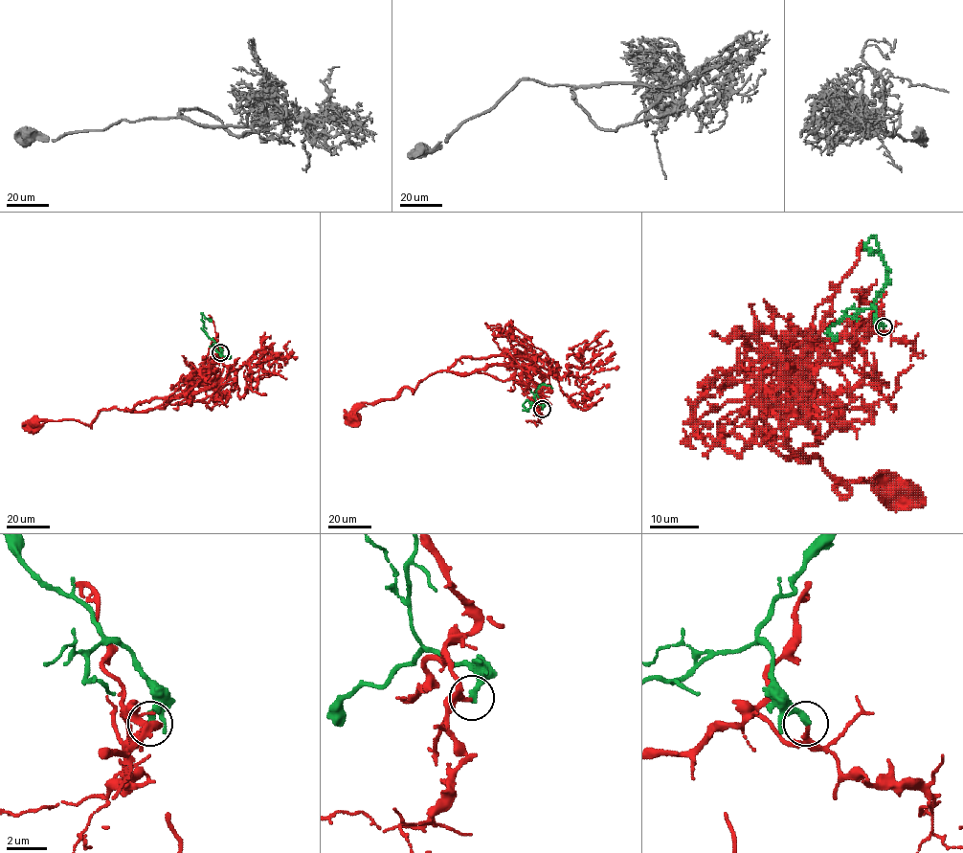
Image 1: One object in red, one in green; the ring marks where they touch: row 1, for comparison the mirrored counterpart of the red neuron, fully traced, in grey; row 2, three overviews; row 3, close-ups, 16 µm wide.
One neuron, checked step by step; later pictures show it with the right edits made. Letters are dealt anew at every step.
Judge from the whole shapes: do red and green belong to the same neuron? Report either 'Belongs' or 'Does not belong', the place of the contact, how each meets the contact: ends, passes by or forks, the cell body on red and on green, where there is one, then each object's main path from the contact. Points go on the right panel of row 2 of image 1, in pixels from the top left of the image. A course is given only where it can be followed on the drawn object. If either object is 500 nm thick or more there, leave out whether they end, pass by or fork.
Does not belong. Place: (884, 326). At the ring red ends. At the ring green ends. Soma of red: (905, 491). Soma of green: none. Course of red: (884, 326), (845, 335), (789, 387), (785, 442), (817, 455), (842, 495), (861, 478), (907, 493). Course of green: (884, 326), (872, 303), (887, 279), (883, 256), (873, 235), (865, 247), (869, 252), (872, 248)

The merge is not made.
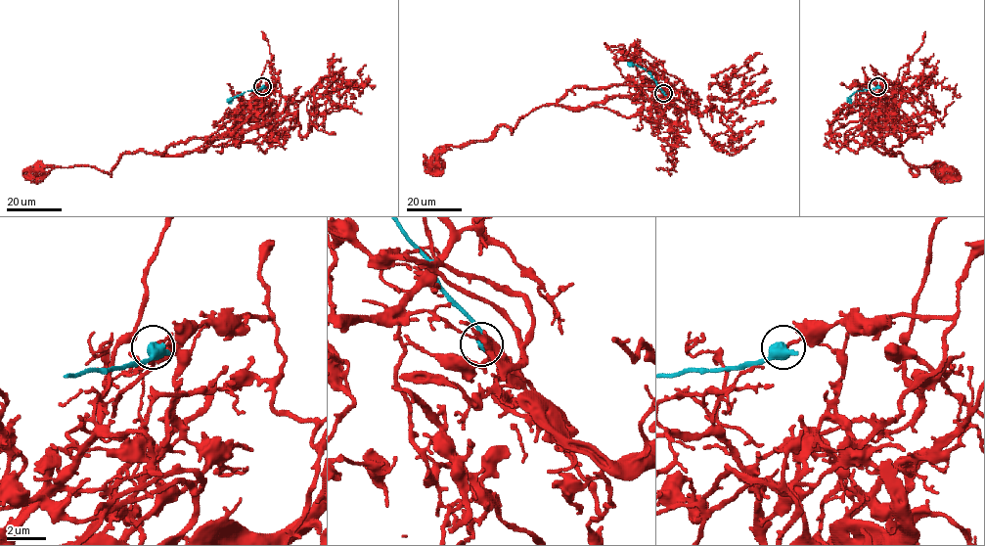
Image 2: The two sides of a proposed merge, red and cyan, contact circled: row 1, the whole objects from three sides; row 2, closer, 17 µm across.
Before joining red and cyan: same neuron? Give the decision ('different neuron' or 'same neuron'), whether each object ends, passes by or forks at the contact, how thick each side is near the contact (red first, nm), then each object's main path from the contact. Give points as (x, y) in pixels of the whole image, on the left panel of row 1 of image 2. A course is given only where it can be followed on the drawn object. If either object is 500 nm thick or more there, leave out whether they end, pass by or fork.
same neuron; 130 nm thick on the red side, 650 nm on the other; red runs (262, 86), (261, 106), (203, 149), (164, 156), (125, 152), (111, 174), (87, 165), (44, 167), (31, 173); cyan runs (262, 86), (227, 101)

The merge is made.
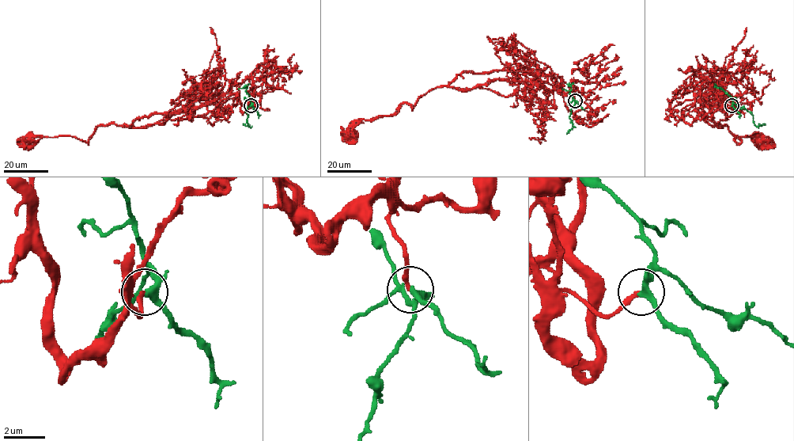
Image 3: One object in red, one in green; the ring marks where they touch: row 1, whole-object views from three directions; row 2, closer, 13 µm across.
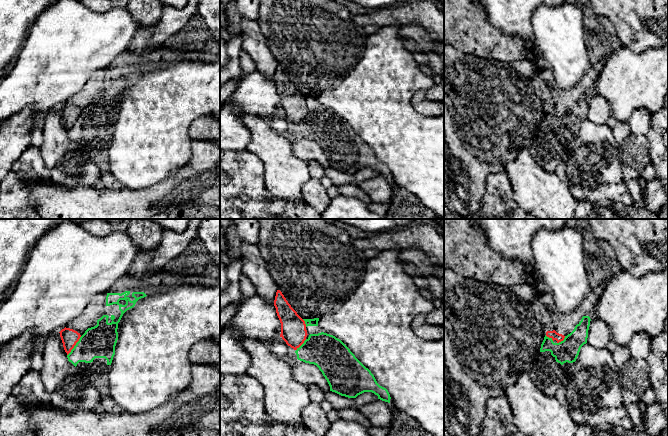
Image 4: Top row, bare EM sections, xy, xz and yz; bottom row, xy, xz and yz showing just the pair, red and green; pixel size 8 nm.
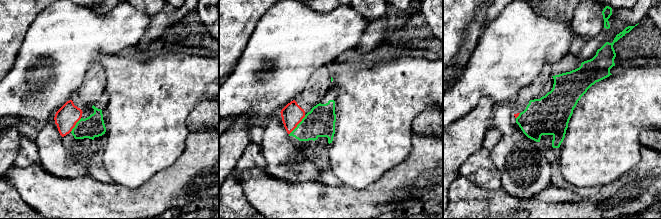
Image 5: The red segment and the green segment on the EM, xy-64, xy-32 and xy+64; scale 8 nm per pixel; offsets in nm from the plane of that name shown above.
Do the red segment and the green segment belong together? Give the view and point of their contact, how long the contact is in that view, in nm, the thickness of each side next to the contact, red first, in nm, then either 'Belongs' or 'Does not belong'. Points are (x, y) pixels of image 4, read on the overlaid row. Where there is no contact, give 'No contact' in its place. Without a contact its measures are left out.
Touches red at xy (74, 345). Shared border 200 nm. Thickness 140 nm (red) against 260 nm. Does not belong

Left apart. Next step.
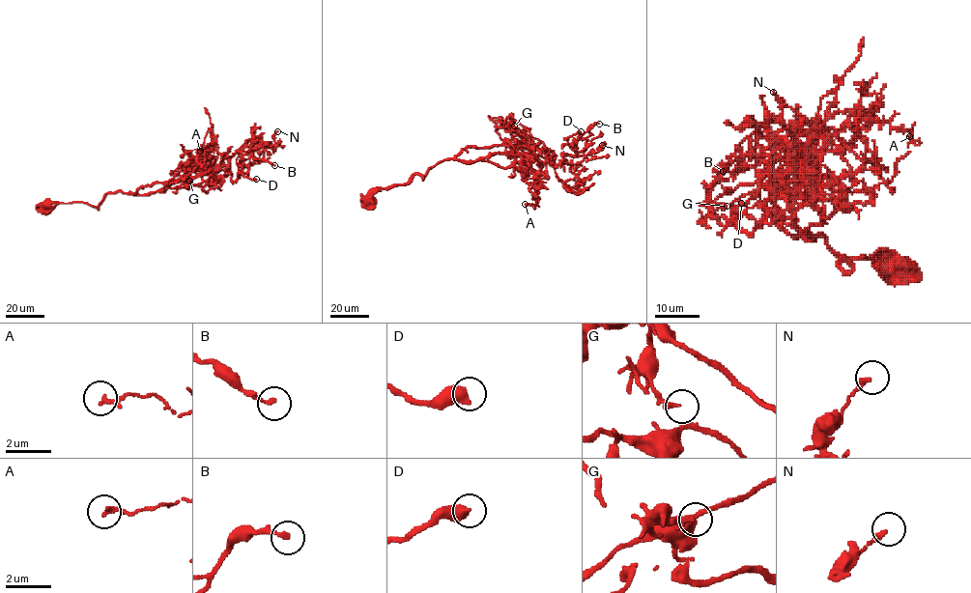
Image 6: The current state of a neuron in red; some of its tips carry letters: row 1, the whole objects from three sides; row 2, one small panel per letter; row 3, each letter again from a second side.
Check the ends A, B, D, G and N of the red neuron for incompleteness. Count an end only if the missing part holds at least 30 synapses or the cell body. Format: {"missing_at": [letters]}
{"missing_at": []}

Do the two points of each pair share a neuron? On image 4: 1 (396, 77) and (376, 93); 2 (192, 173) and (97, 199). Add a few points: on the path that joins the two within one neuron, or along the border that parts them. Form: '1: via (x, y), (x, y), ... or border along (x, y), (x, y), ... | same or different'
1: via (391, 78), (381, 88) | same
2: via (168, 193), (153, 200), (121, 200) | same

